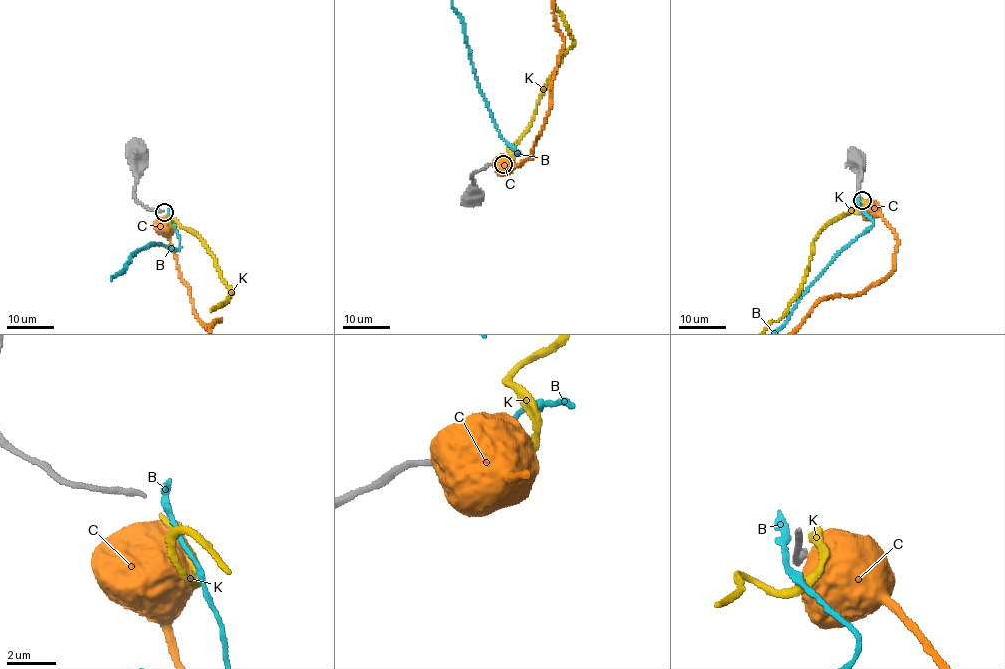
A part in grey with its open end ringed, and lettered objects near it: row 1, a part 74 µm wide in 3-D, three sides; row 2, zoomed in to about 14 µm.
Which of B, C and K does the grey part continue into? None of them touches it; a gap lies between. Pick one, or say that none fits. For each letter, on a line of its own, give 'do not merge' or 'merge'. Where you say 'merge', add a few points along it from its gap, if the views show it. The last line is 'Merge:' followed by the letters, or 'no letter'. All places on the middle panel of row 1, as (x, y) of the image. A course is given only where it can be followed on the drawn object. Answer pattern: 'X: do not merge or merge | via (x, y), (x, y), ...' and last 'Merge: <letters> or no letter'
B: do not merge
C: do not merge
K: merge
Merge: K

